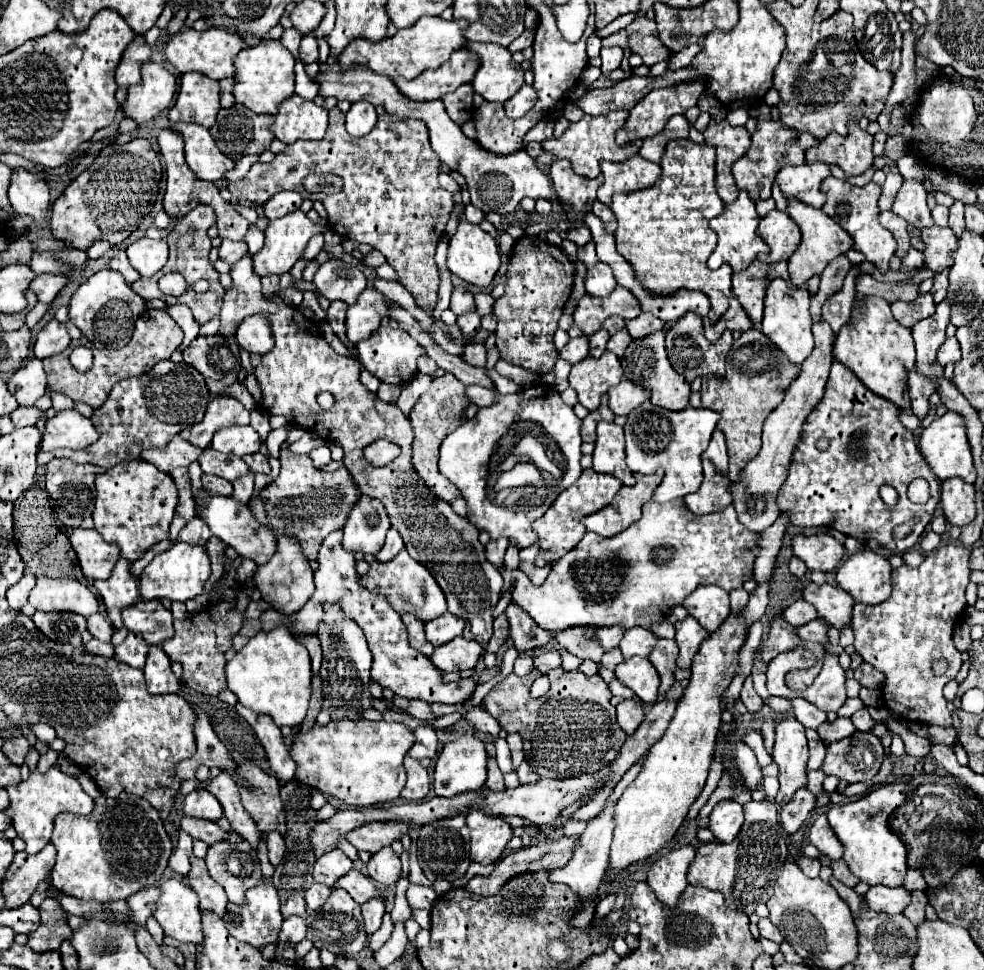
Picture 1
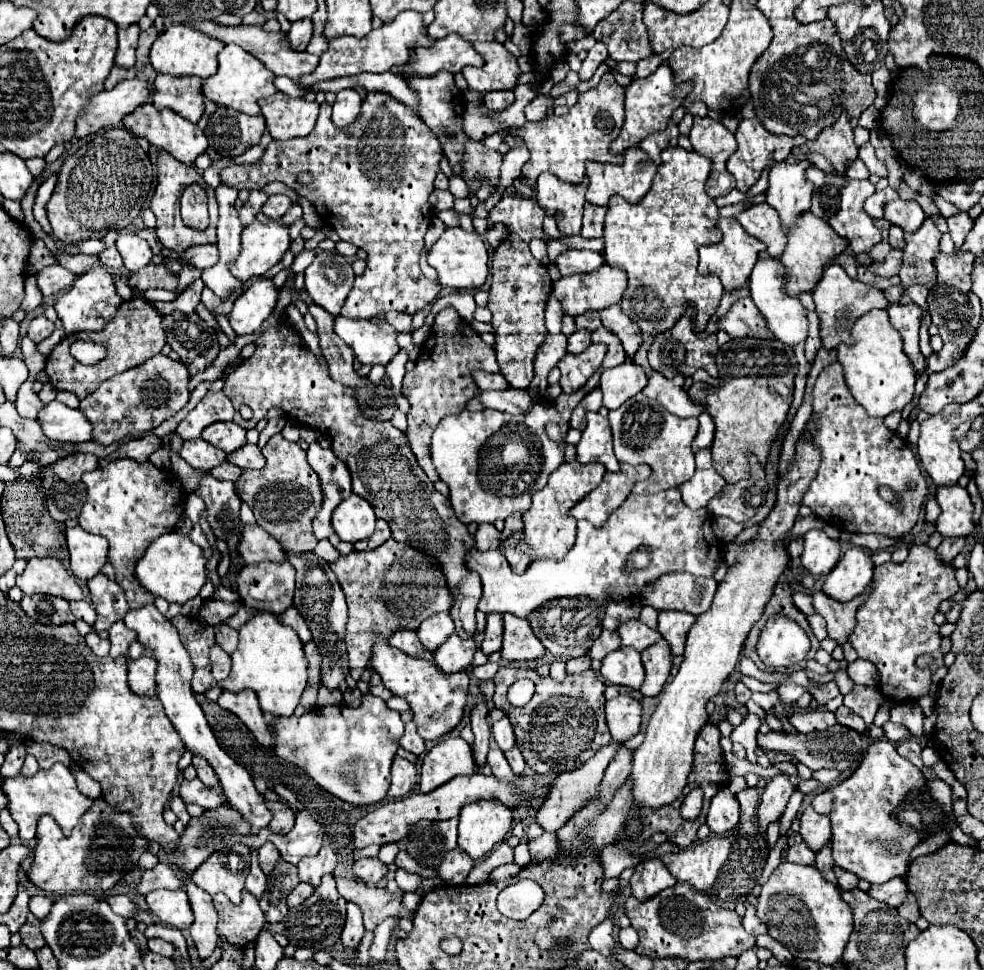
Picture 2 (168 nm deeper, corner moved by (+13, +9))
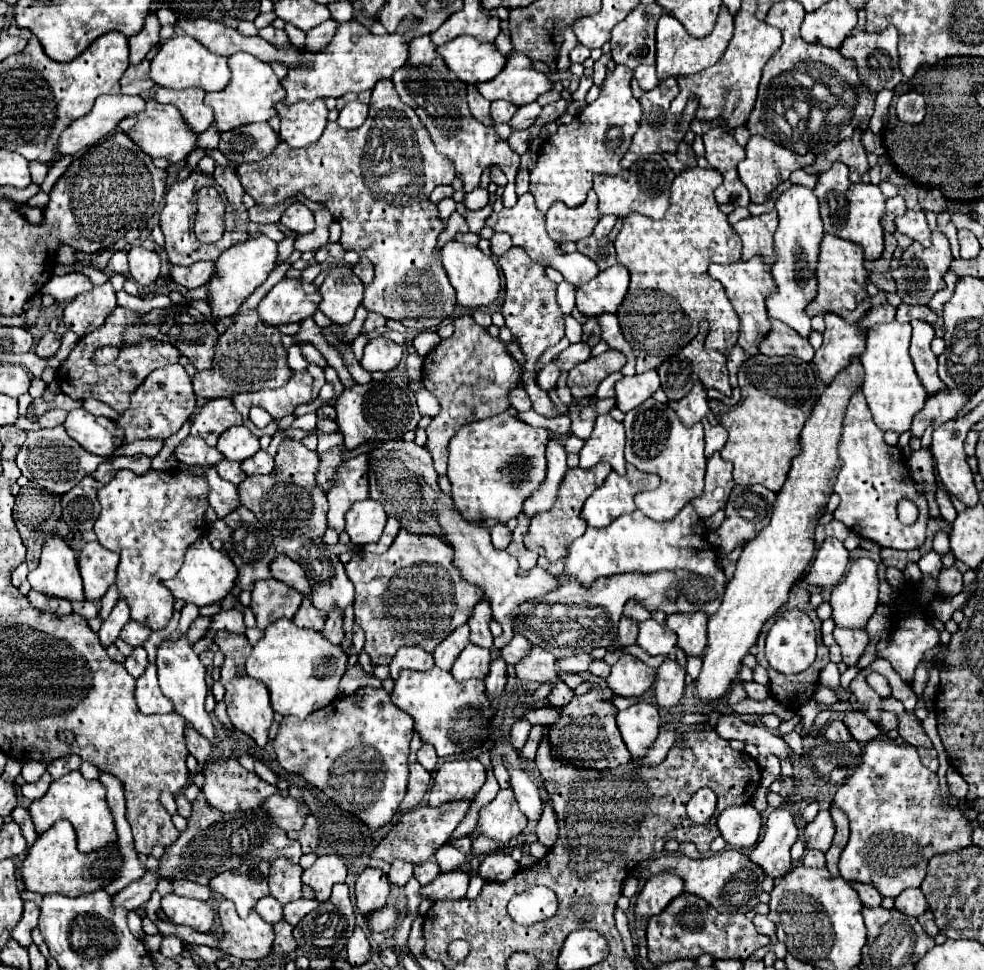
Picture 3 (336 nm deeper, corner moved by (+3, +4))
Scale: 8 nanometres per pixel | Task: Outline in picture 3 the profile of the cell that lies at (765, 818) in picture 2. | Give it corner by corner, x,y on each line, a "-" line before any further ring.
775,809
765,821
763,839
757,843
751,861
763,867
769,877
783,877
791,869
789,849
797,841
795,817
787,809

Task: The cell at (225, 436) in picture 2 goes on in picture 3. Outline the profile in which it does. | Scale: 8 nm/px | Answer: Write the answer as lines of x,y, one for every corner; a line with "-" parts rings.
243,425
231,427
219,437
217,449
225,455
225,459
241,463
259,451
259,439

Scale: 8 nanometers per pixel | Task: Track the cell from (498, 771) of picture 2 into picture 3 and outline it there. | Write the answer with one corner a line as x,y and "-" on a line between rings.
507,765
507,771
511,777
511,789
515,793
515,801
517,801
519,809
529,819
539,819
541,811
543,811
543,801
541,801
537,785
529,779
527,771
523,771
523,769

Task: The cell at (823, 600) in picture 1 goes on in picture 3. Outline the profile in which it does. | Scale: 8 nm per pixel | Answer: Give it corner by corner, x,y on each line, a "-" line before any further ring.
835,627
833,631
835,641
841,647
843,653
843,661
847,665
855,665
857,659
863,655
865,647
869,645
869,635
865,629
843,629
843,627

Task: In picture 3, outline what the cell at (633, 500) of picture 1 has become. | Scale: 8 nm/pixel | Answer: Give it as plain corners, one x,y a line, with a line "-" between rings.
627,465
625,477
611,471
605,483
597,487
589,501
583,505
581,517
591,527
607,527
619,515
635,511
633,497
641,489
655,489
657,485
659,485
657,475
637,471
633,465

